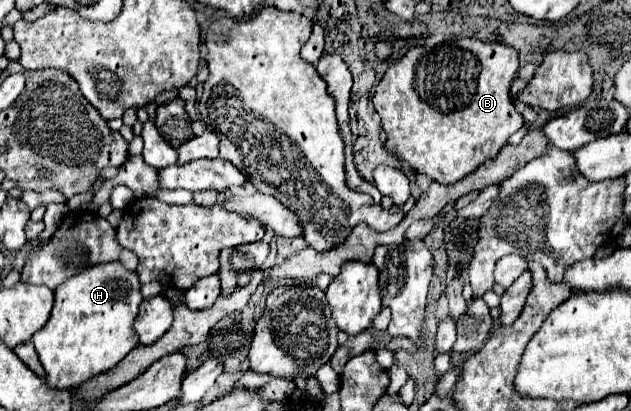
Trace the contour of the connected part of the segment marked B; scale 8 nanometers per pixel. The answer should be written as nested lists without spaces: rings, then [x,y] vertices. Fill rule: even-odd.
[[[455,37],[435,47],[411,47],[399,63],[385,71],[373,95],[373,107],[381,117],[383,131],[387,133],[387,149],[397,153],[417,173],[423,173],[437,183],[457,183],[483,161],[493,159],[507,139],[523,125],[523,115],[517,111],[509,91],[517,73],[519,53],[503,43]]]

